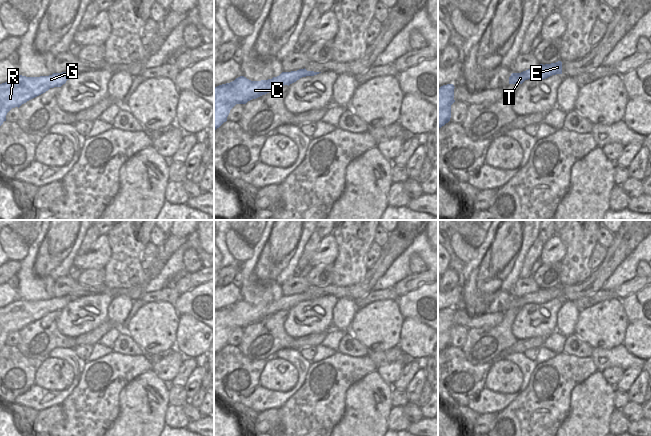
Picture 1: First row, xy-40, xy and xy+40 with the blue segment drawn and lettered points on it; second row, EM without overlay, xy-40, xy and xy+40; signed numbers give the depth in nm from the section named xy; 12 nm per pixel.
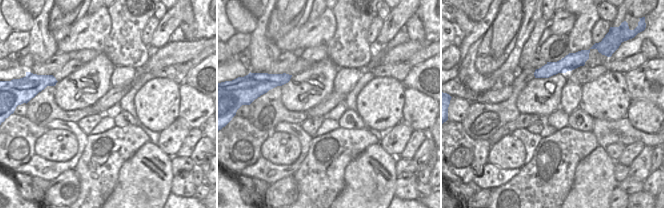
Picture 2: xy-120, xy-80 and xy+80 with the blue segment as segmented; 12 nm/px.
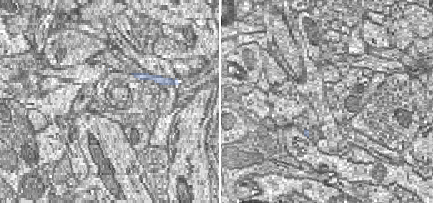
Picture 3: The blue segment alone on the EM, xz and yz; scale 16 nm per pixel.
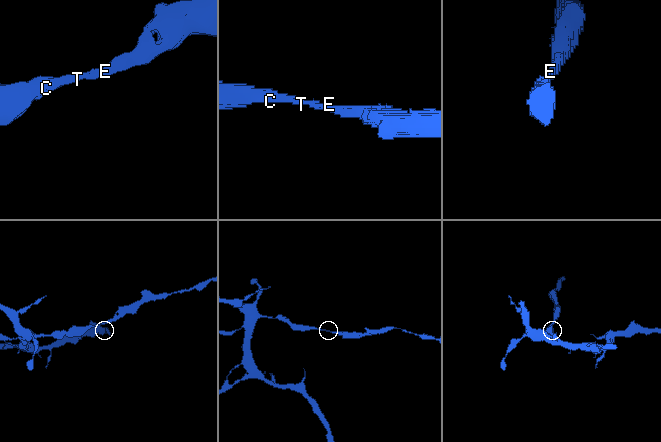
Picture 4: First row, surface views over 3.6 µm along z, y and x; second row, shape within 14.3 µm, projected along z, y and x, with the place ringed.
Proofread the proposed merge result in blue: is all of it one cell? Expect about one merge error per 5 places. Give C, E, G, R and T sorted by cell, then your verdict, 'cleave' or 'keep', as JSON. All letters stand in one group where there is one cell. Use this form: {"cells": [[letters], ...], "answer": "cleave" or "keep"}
{"cells": [["C", "E", "G", "R", "T"]], "answer": "keep"}

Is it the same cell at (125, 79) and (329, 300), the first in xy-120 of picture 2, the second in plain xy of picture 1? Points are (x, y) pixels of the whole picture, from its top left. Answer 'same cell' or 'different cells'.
different cells

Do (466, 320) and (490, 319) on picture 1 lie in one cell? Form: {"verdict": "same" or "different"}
{"verdict": "same"}

